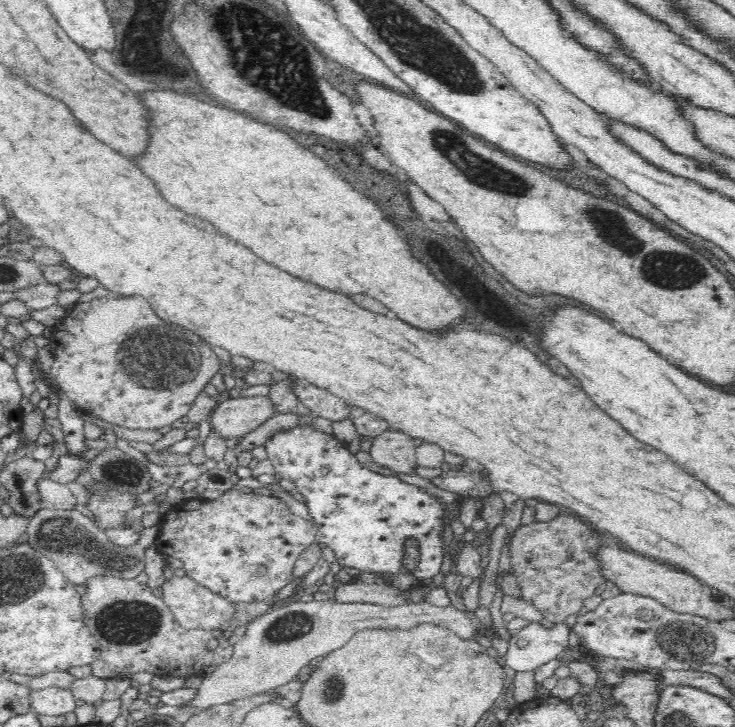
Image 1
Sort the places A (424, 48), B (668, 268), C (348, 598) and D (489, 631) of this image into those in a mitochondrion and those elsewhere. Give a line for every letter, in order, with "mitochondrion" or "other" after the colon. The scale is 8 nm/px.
A: mitochondrion
B: mitochondrion
C: other
D: other

